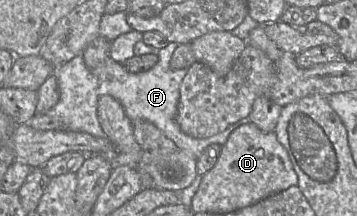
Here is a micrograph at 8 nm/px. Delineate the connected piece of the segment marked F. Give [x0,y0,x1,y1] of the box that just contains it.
[45,42,250,159]

